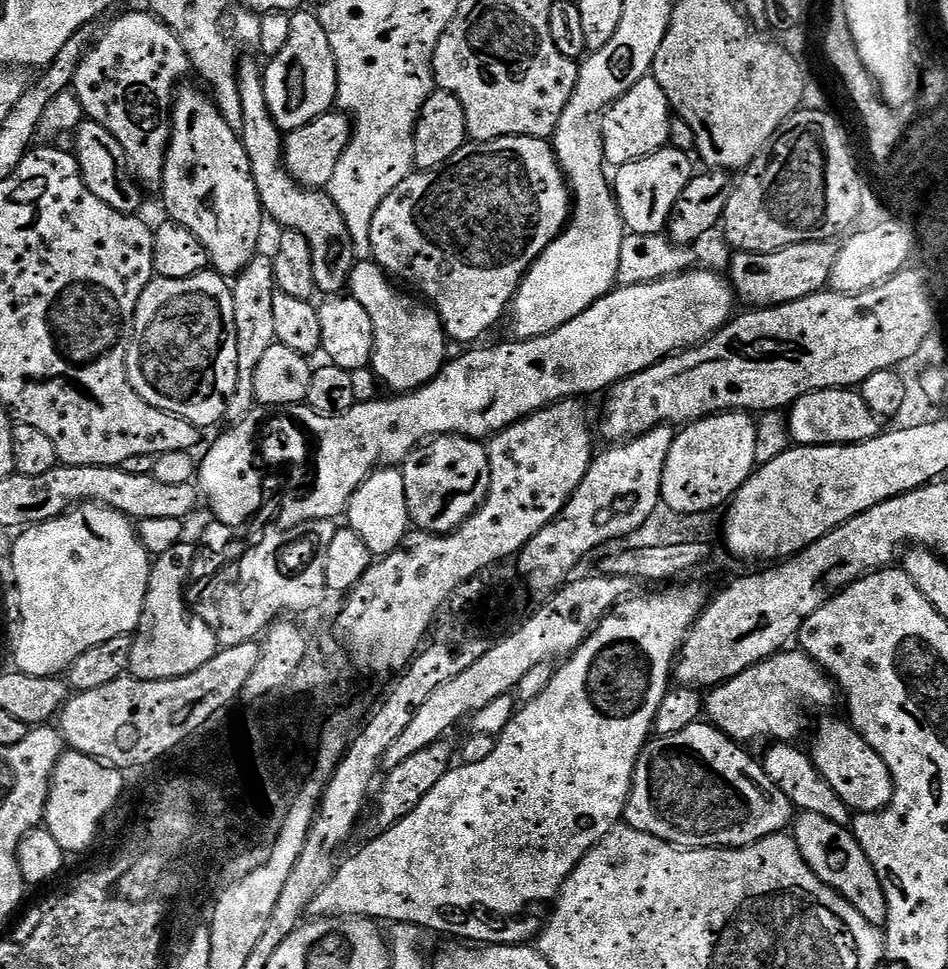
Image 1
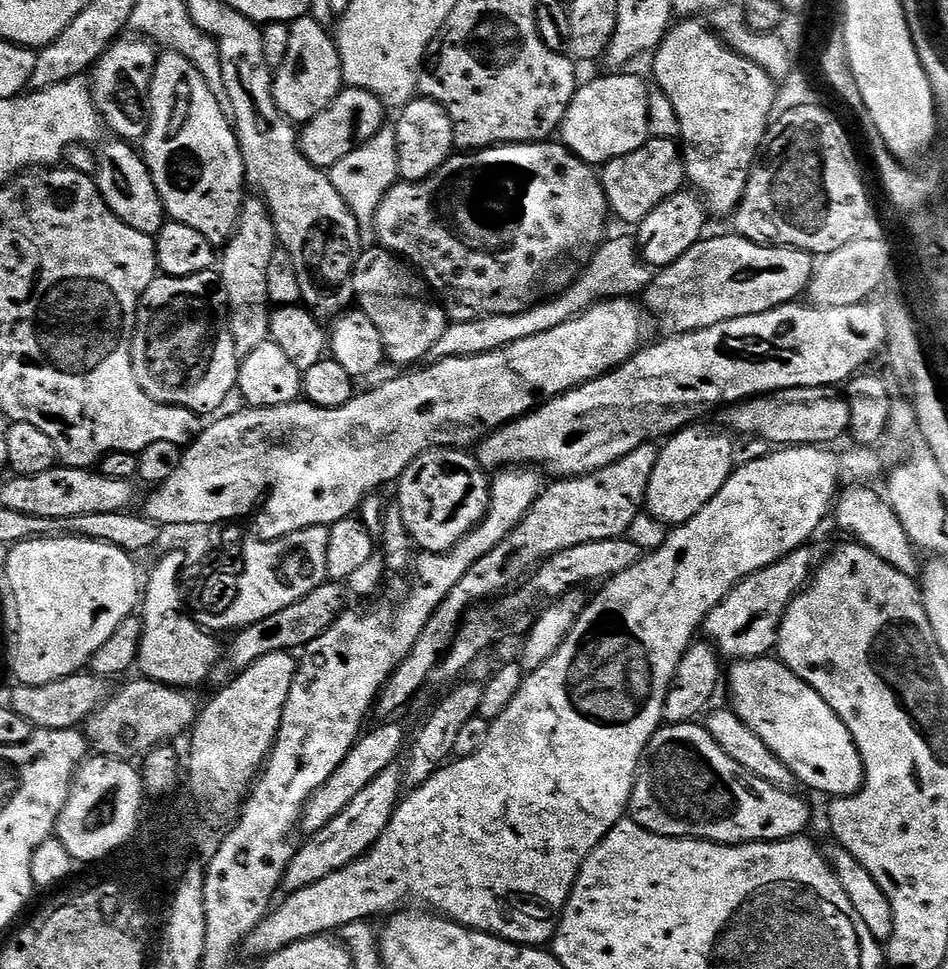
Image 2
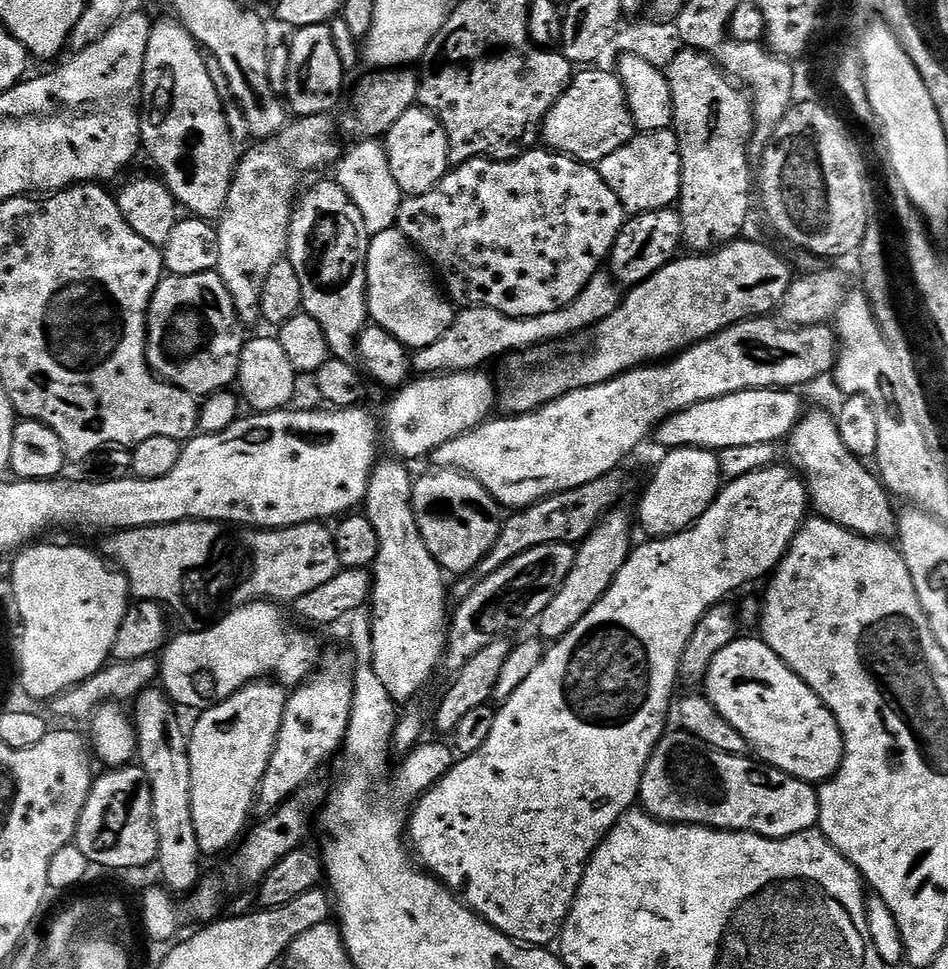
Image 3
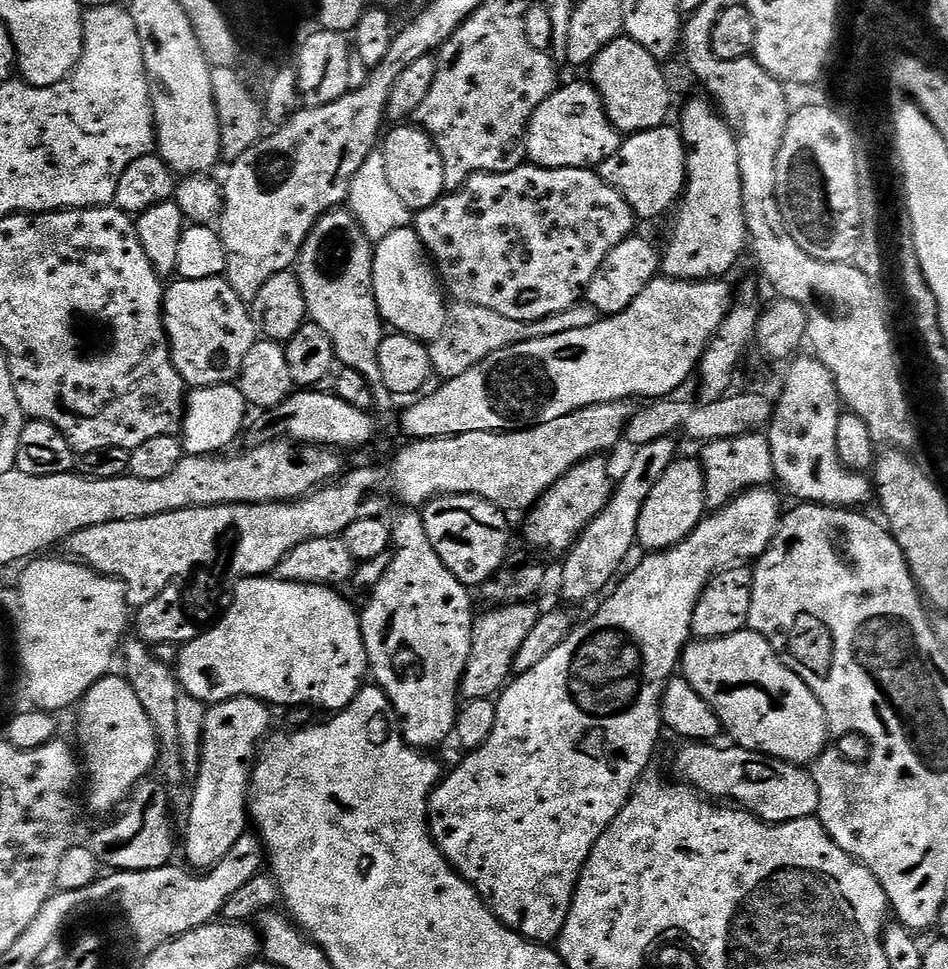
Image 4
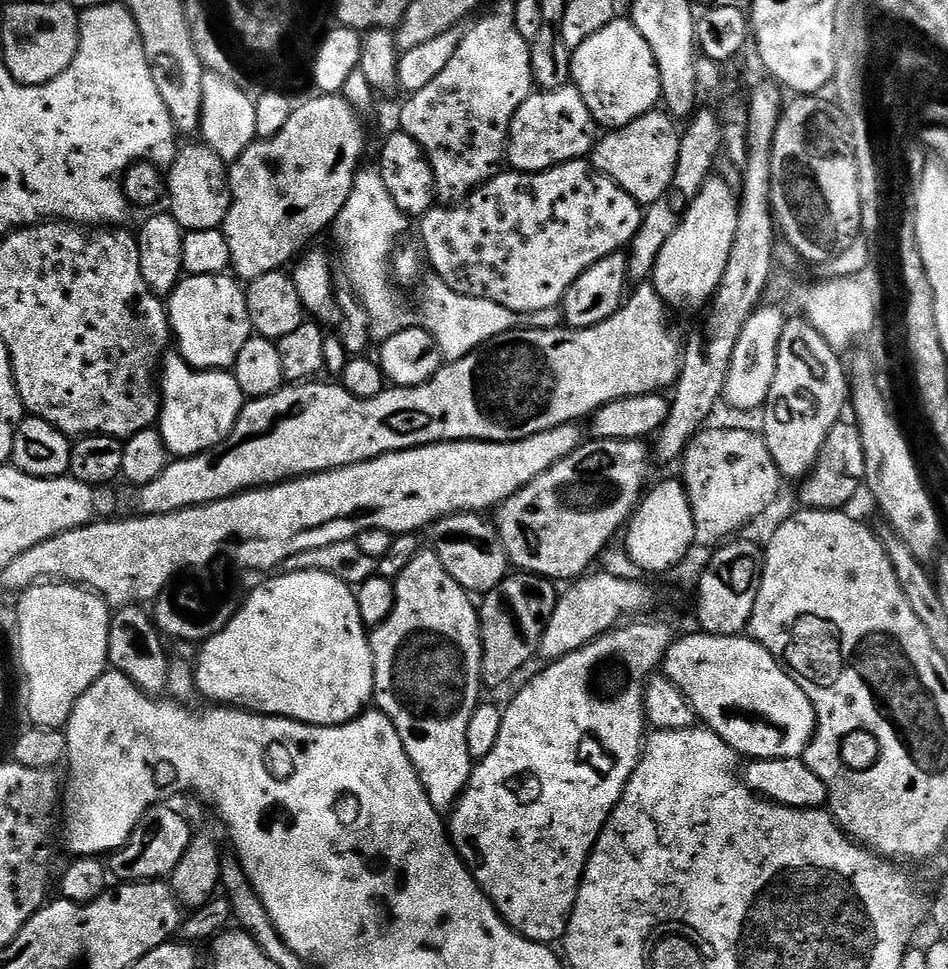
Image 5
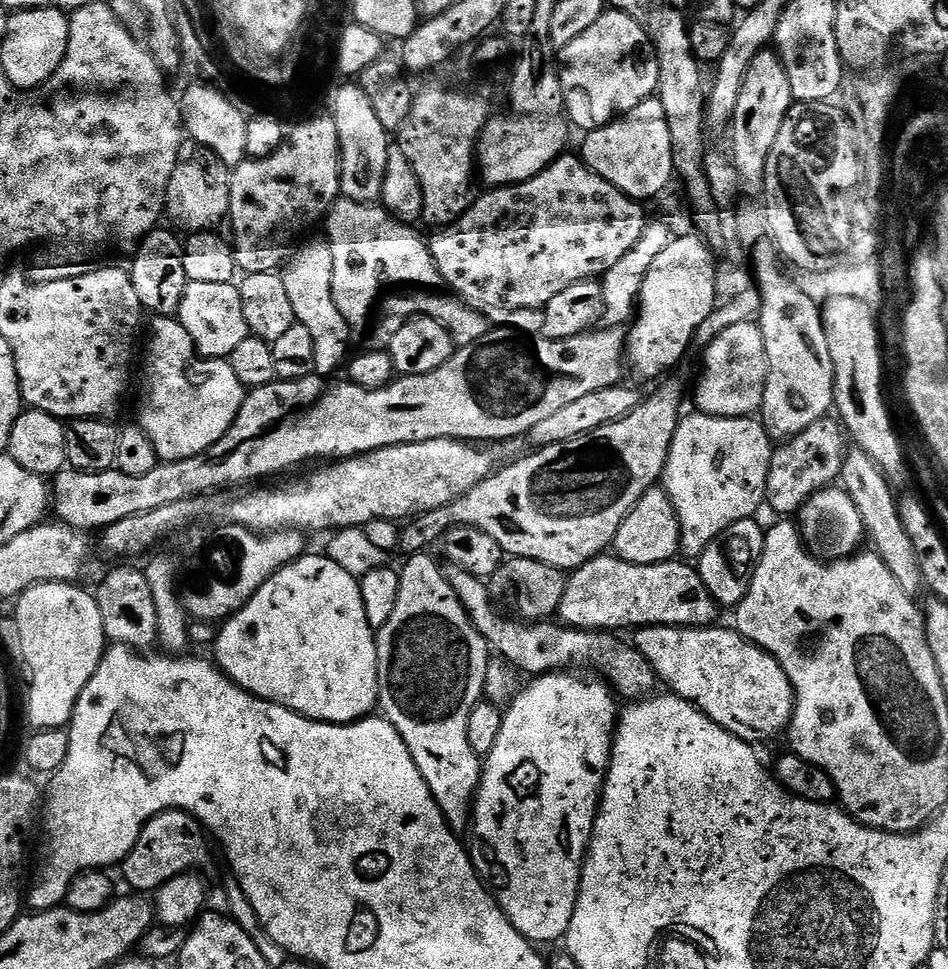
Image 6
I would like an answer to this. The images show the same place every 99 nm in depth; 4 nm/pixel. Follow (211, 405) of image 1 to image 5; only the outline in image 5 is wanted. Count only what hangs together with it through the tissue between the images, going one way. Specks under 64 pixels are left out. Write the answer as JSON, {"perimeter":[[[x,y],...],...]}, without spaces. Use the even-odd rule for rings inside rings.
{"perimeter":[[[185,275],[167,297],[168,322],[178,355],[192,368],[228,370],[235,365],[238,350],[254,334],[245,289],[231,275]]]}

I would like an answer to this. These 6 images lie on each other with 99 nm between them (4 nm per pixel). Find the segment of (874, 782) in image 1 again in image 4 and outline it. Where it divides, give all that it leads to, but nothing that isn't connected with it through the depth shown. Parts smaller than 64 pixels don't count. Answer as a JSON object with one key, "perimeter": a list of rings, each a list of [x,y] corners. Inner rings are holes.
{"perimeter":[[[745,630],[717,640],[697,639],[689,643],[682,657],[682,676],[690,682],[690,686],[694,686],[694,690],[698,690],[698,694],[702,694],[702,698],[706,698],[706,702],[710,702],[714,714],[718,714],[721,729],[727,735],[729,732],[739,747],[801,766],[819,760],[829,747],[830,725],[820,699],[772,649],[772,643],[762,634]]]}

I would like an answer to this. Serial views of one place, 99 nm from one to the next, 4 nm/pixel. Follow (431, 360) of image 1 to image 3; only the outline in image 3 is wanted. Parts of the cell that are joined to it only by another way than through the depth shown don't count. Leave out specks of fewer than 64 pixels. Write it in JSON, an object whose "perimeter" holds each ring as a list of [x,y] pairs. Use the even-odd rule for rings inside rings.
{"perimeter":[[[399,227],[375,233],[369,239],[368,257],[366,258],[366,286],[368,287],[368,314],[371,323],[377,328],[394,334],[394,338],[398,338],[398,342],[402,342],[409,350],[419,350],[438,342],[438,338],[442,338],[442,334],[446,334],[446,330],[450,330],[454,319],[454,308],[449,297],[442,291],[441,285],[437,283],[434,276],[434,281],[432,281],[431,275],[433,276],[433,273],[423,255],[415,244],[410,243],[400,233]]]}

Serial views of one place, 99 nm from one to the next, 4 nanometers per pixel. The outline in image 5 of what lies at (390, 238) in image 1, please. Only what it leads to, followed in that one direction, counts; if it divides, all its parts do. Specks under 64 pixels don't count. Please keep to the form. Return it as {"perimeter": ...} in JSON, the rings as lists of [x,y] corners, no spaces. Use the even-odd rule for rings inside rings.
{"perimeter":[[[587,159],[571,160],[565,164],[556,164],[552,168],[547,168],[545,172],[518,172],[515,170],[504,170],[486,181],[478,188],[472,189],[471,194],[465,200],[460,201],[455,206],[433,206],[425,216],[419,217],[420,236],[424,239],[423,251],[426,253],[426,260],[432,263],[432,268],[436,272],[449,272],[456,276],[460,272],[460,280],[465,284],[469,293],[485,296],[488,300],[498,302],[510,310],[521,314],[531,314],[533,312],[546,312],[556,307],[563,301],[568,287],[579,278],[582,273],[594,262],[598,262],[607,256],[627,249],[631,245],[634,234],[638,234],[640,224],[644,221],[642,206],[626,190],[622,190],[608,176],[596,171]]]}

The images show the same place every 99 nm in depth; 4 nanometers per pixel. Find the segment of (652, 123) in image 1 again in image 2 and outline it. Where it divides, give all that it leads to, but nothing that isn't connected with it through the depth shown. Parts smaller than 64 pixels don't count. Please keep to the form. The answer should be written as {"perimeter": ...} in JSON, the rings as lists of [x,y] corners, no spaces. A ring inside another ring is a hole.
{"perimeter":[[[608,74],[589,84],[581,83],[558,129],[565,148],[585,164],[603,166],[614,158],[634,154],[652,136],[650,130],[650,84],[640,76]]]}

